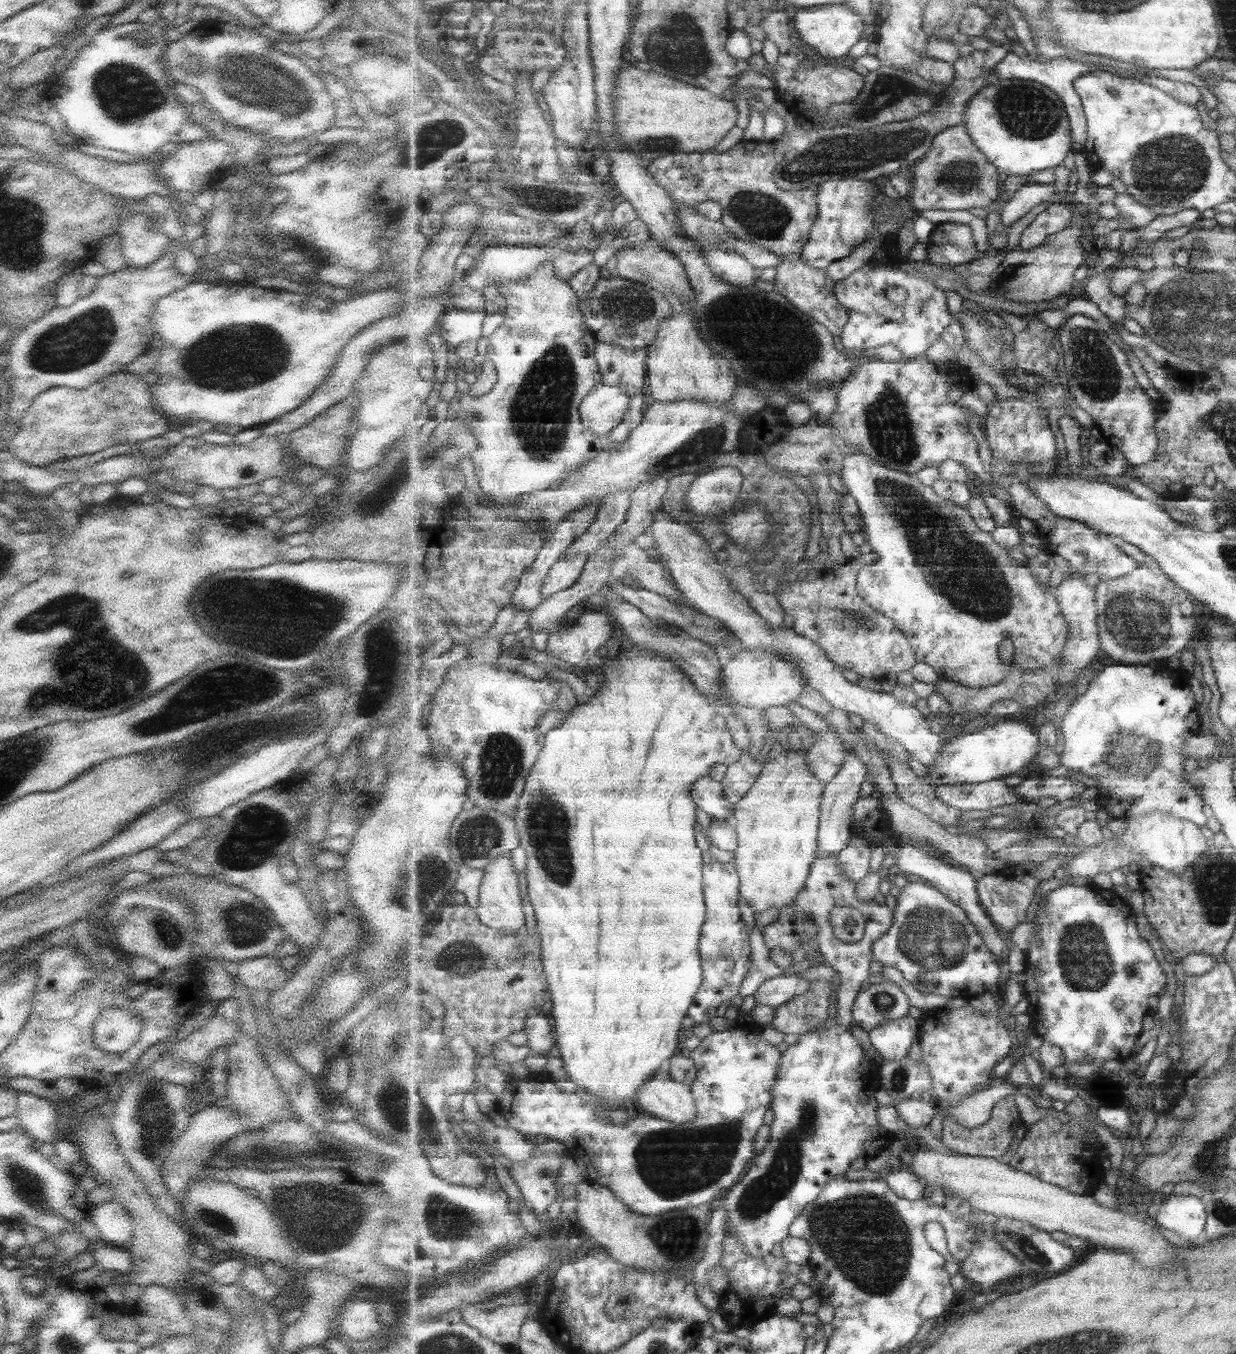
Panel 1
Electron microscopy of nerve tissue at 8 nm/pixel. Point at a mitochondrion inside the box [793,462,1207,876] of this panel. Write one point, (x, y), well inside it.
(961, 571)

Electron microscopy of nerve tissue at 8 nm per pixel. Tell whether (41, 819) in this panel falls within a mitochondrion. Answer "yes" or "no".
no

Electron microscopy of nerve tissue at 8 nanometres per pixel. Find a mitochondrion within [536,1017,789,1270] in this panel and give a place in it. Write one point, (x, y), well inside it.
(673, 1163)

